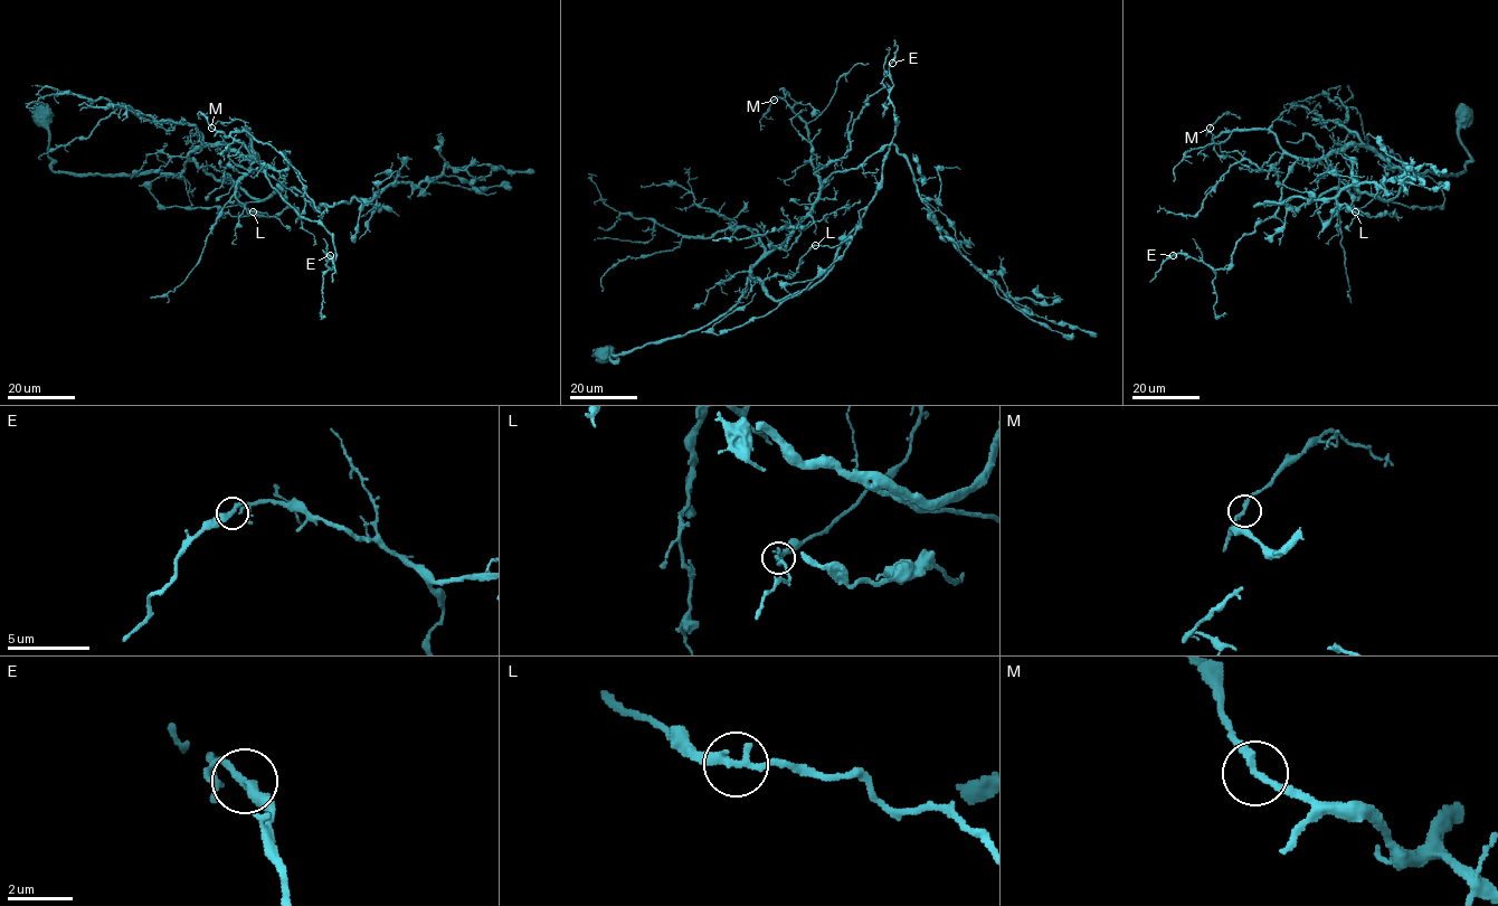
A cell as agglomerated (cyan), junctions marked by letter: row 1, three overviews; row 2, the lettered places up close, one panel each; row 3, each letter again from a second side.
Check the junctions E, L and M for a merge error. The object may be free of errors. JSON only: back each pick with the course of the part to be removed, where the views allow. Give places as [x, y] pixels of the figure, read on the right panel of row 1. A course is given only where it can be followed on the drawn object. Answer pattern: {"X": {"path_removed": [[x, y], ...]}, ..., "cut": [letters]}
{"cut": []}

